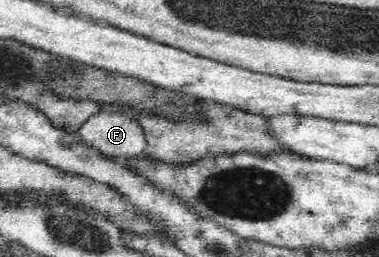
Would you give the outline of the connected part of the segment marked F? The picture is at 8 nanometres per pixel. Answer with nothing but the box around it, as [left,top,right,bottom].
[77,111,146,161]

